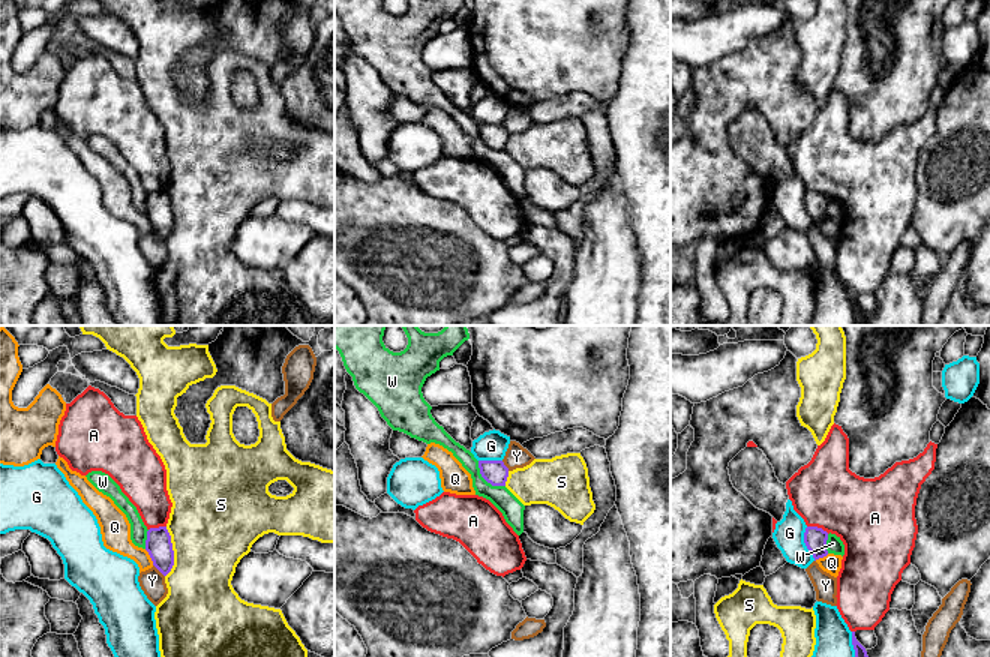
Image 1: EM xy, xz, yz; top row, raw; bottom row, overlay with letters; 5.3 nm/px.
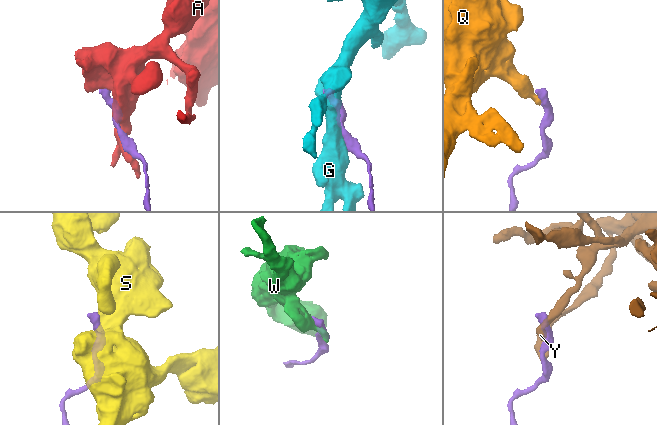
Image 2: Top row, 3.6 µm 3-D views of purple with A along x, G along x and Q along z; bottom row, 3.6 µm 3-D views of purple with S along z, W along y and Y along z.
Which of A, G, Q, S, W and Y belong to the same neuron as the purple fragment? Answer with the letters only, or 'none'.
none

